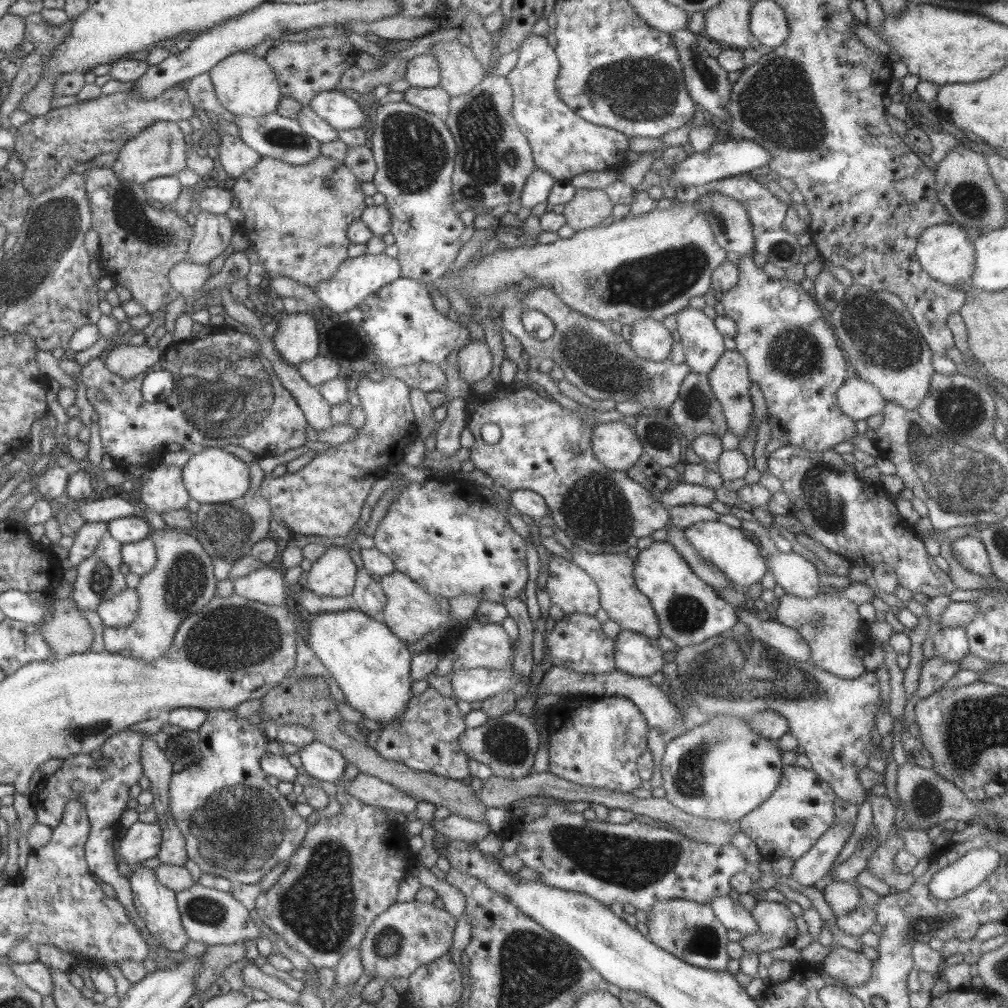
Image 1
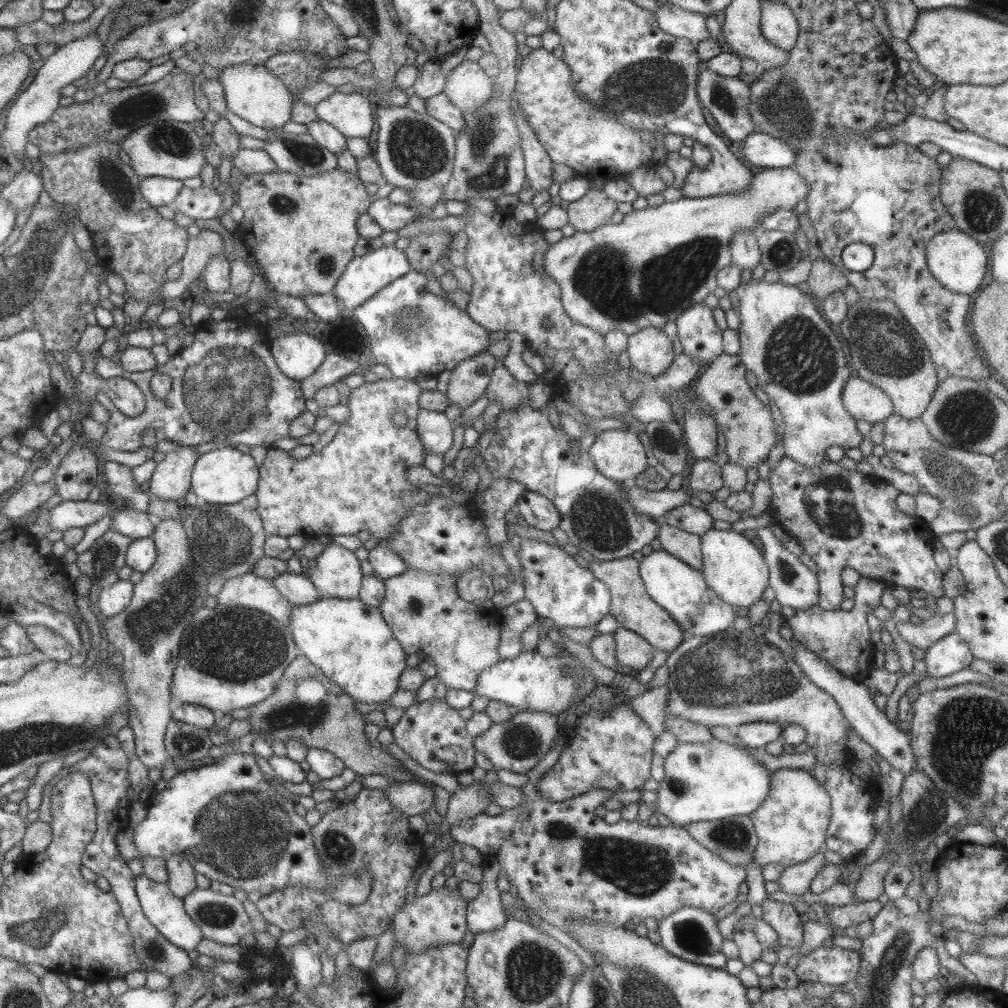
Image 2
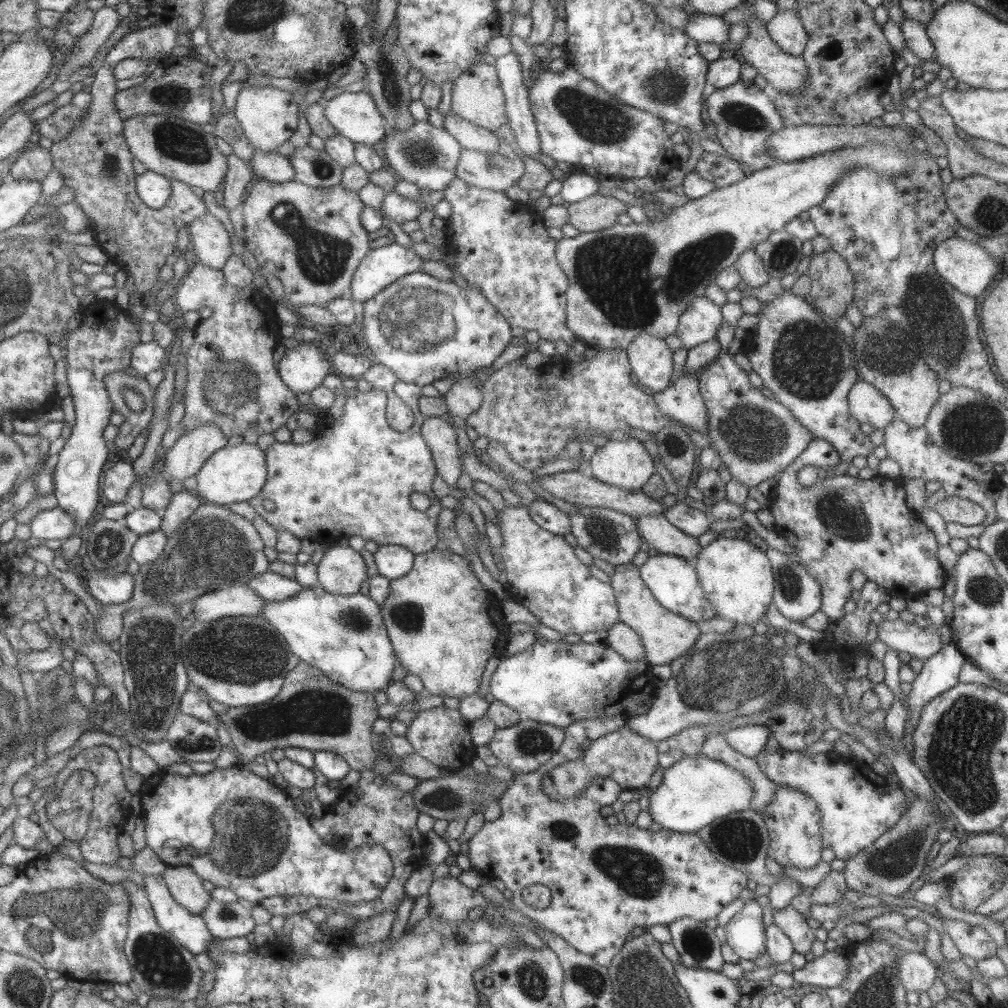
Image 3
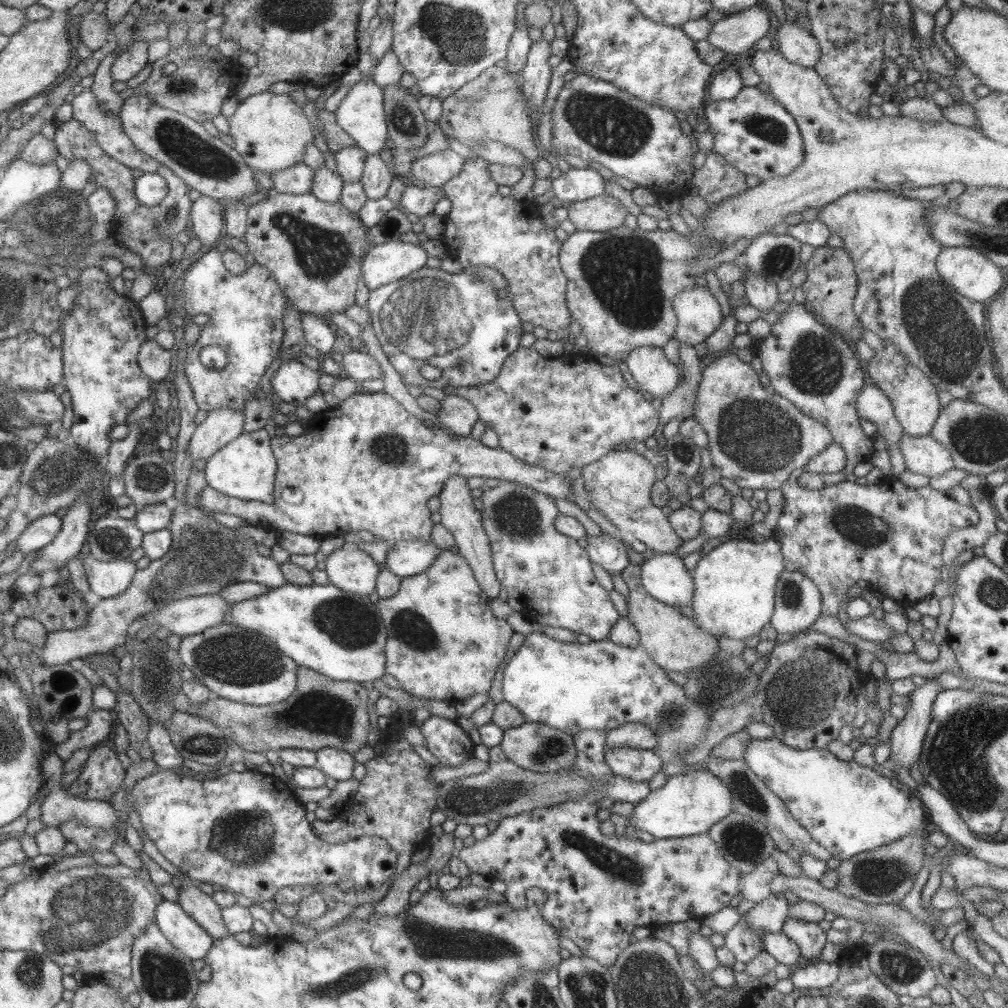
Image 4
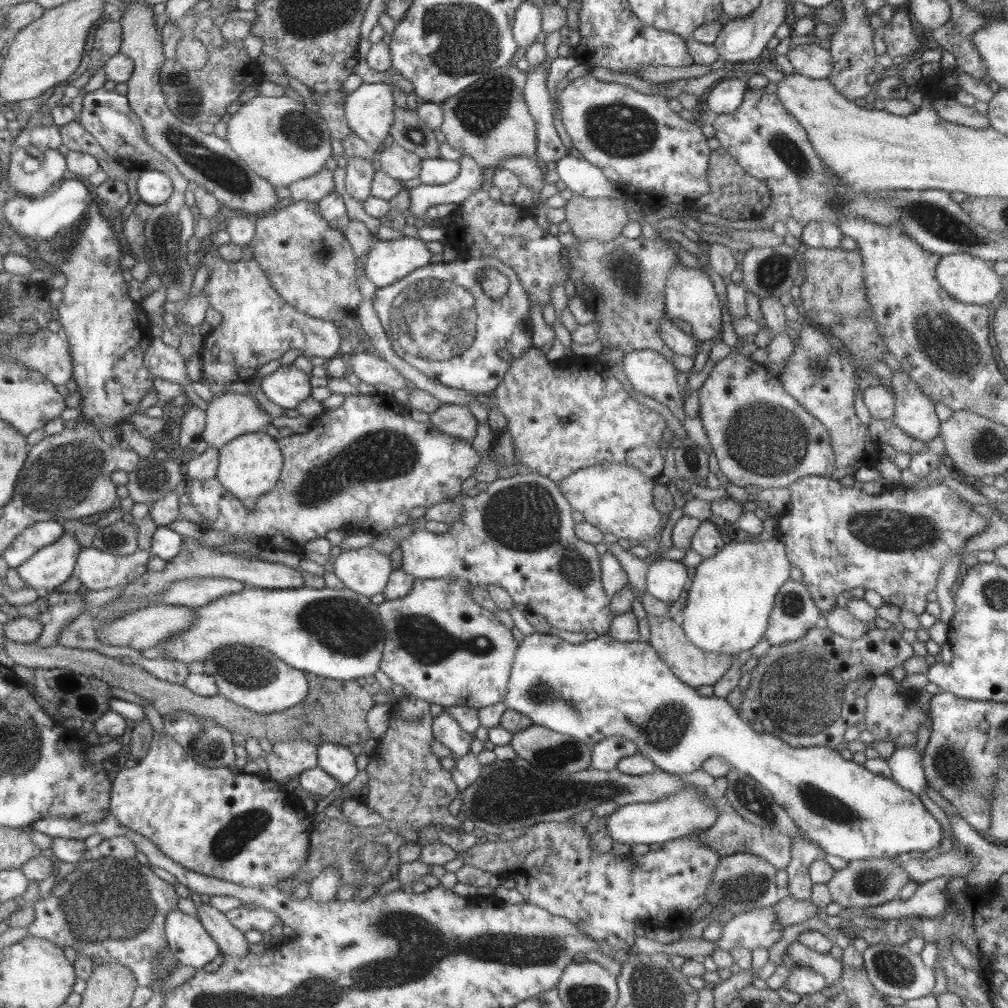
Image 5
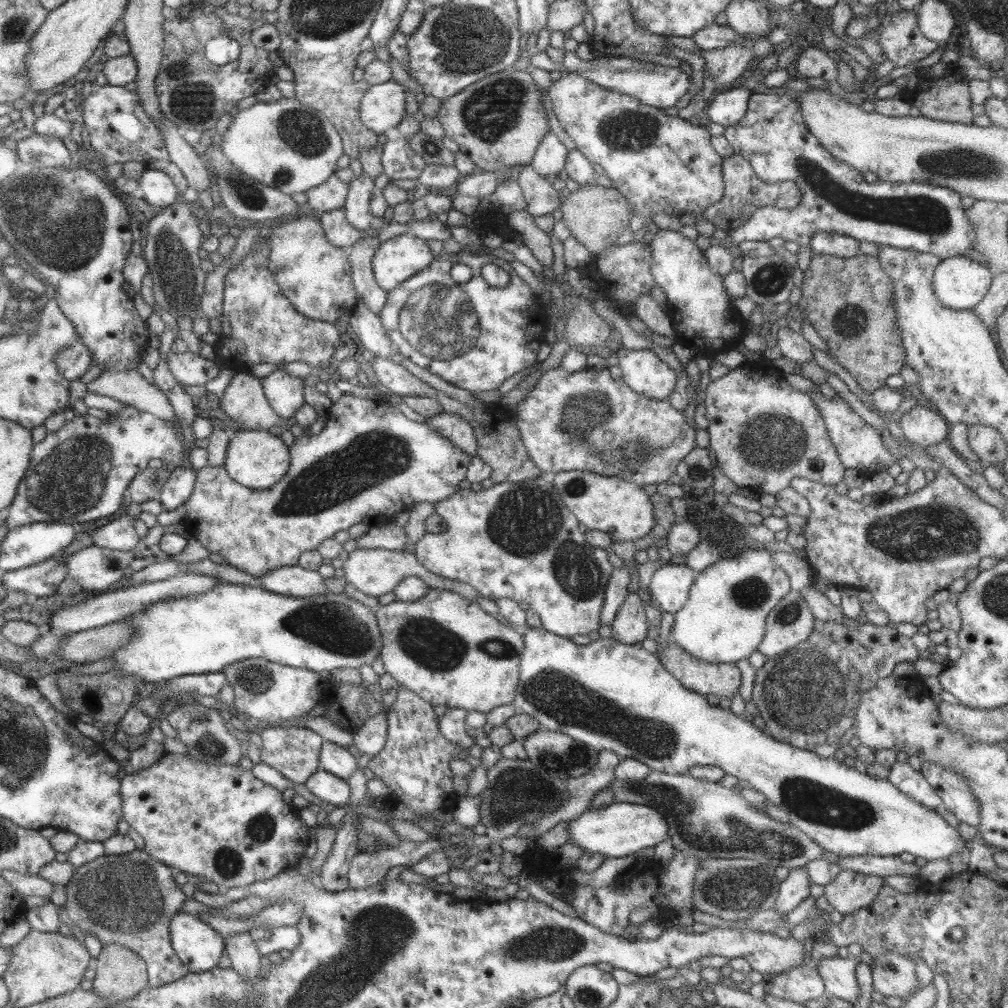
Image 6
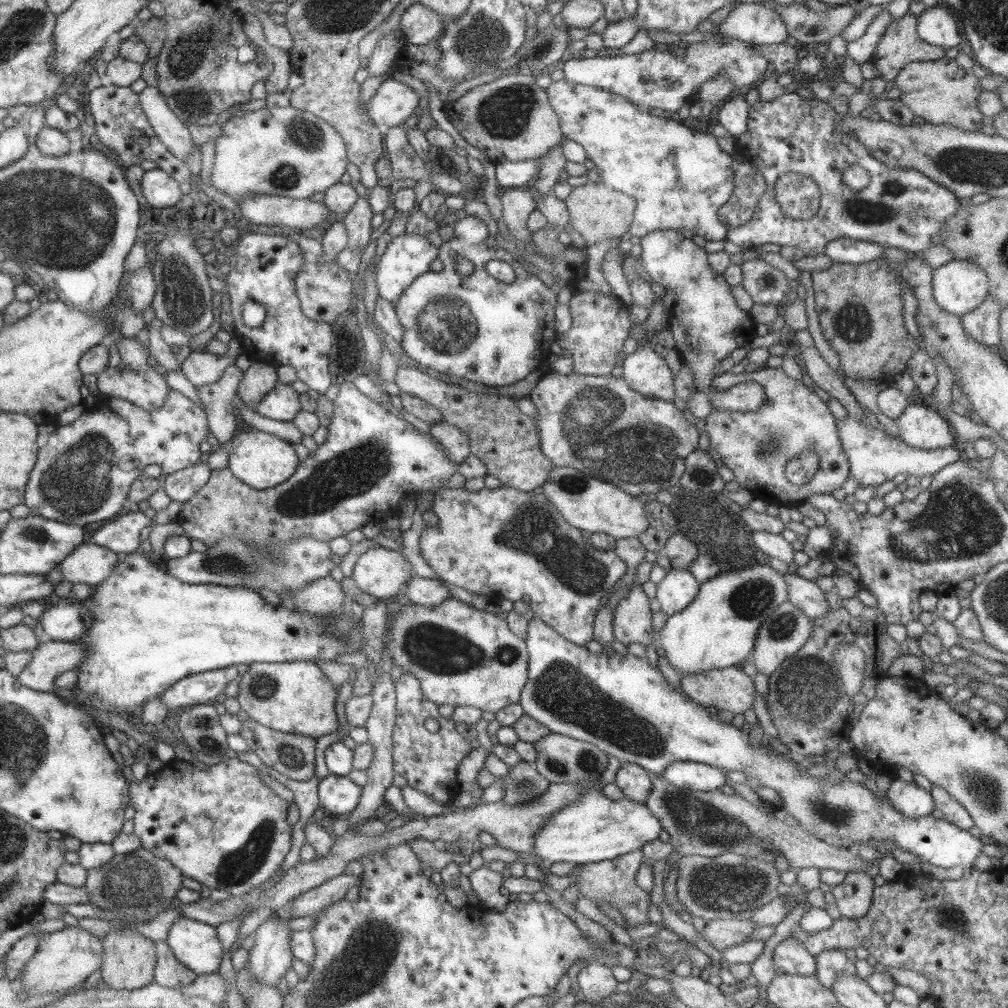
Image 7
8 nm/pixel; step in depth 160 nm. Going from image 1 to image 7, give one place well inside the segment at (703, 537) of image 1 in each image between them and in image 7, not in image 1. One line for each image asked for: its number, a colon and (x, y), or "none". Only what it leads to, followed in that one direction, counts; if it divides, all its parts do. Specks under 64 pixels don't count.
2: (733, 568)
3: (736, 577)
4: (733, 598)
5: (728, 603)
6: (723, 620)
7: (717, 629)

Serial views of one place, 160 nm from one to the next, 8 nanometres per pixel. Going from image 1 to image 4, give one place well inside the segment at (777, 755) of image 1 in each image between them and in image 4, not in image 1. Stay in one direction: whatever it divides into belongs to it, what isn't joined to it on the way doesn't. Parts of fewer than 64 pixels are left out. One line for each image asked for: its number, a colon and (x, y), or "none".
2: (706, 781)
3: (696, 790)
4: (690, 803)

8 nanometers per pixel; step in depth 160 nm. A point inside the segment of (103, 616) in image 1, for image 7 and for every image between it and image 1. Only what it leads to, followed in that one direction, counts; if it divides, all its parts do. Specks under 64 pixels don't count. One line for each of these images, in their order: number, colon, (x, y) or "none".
2: (111, 601)
3: (105, 590)
4: (105, 579)
5: (96, 570)
6: (94, 568)
7: (88, 563)

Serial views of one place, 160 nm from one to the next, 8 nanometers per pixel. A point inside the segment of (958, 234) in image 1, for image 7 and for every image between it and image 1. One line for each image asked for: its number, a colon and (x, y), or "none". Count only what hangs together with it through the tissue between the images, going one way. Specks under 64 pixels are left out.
2: (957, 261)
3: (964, 264)
4: (974, 276)
5: (970, 280)
6: (959, 283)
7: (958, 286)

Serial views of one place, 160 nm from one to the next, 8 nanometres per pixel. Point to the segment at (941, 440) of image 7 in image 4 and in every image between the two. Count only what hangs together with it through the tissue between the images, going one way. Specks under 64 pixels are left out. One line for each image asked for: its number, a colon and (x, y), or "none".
4: (913, 397)
5: (913, 413)
6: (920, 425)

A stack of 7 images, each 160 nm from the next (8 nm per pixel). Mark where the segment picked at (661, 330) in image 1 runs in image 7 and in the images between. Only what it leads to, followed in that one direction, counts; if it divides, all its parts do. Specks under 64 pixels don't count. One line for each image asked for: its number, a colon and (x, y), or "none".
2: (650, 352)
3: (650, 361)
4: (647, 369)
5: (649, 373)
6: (643, 372)
7: (644, 371)

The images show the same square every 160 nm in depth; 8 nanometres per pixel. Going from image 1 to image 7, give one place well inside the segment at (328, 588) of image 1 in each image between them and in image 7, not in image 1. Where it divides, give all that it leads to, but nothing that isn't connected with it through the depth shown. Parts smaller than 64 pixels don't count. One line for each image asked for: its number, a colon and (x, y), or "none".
2: (337, 573)
3: (341, 570)
4: (350, 569)
5: (365, 570)
6: (373, 571)
7: (382, 573)

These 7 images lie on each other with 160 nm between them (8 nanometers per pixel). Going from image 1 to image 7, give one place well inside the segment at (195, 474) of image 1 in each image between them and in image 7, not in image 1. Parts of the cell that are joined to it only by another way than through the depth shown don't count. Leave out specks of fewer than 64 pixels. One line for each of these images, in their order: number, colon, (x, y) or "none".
2: (223, 476)
3: (236, 473)
4: (244, 468)
5: (249, 466)
6: (256, 459)
7: (258, 459)

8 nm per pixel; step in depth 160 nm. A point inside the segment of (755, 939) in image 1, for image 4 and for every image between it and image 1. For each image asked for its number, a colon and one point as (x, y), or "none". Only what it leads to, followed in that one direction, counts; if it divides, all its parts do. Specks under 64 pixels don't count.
2: (782, 918)
3: (793, 924)
4: (808, 936)

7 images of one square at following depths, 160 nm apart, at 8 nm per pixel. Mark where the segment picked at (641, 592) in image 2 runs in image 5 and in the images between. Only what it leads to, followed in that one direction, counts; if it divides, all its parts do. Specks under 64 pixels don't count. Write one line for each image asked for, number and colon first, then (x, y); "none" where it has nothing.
3: (665, 635)
4: (674, 642)
5: (691, 665)

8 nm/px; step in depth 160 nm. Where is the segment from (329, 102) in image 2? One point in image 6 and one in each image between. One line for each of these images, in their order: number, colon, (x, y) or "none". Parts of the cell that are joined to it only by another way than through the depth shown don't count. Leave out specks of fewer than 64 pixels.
3: (354, 115)
4: (360, 113)
5: (368, 110)
6: (381, 107)

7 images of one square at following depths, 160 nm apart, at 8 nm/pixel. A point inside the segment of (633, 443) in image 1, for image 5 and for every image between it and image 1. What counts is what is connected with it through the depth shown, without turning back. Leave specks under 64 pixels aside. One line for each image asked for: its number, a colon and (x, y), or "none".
2: (617, 454)
3: (627, 465)
4: (618, 484)
5: (616, 498)

